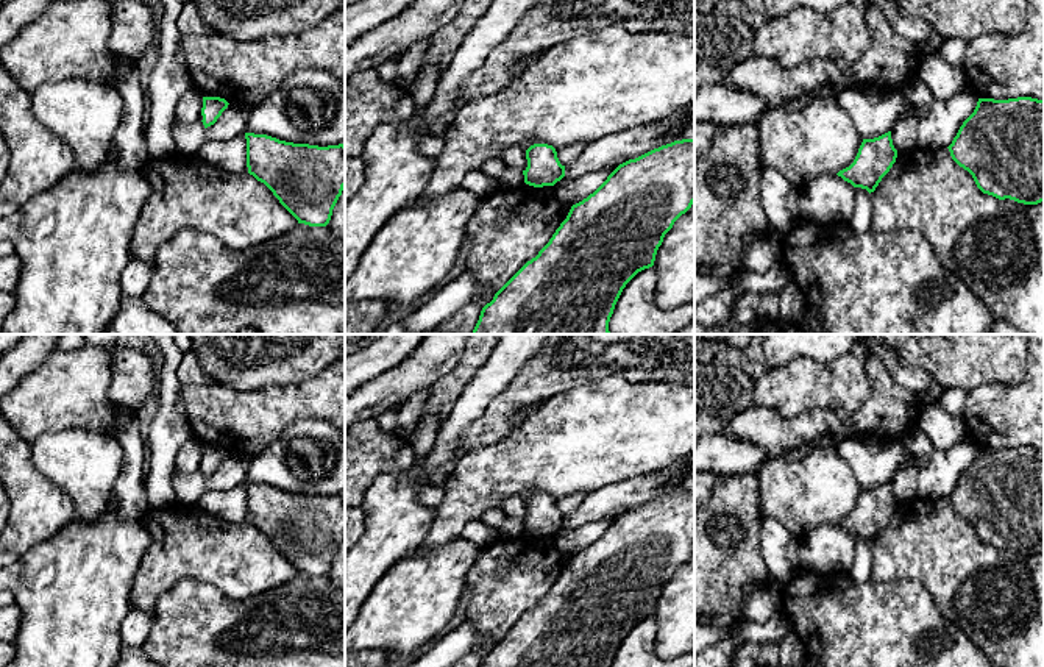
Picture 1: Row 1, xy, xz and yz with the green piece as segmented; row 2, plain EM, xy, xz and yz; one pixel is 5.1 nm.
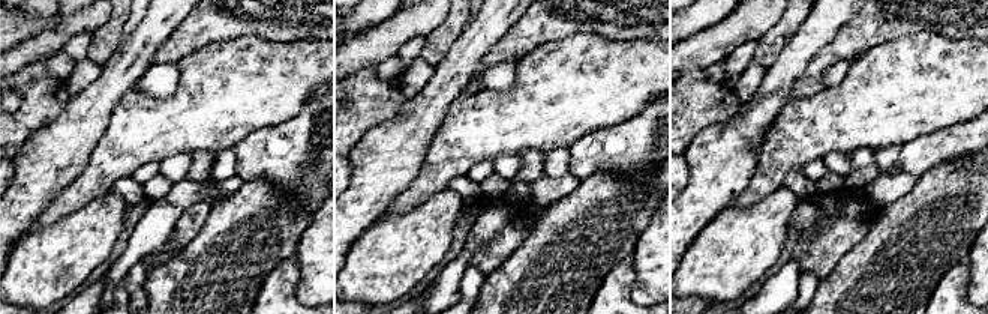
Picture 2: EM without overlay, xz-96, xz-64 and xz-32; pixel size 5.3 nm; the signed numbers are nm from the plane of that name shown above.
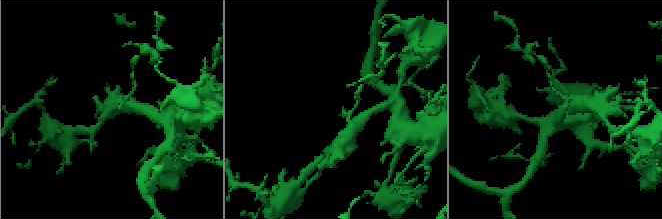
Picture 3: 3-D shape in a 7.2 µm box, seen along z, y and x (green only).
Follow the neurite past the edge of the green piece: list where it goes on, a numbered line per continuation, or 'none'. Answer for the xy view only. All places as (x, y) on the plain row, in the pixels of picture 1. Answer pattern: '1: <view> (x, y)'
none

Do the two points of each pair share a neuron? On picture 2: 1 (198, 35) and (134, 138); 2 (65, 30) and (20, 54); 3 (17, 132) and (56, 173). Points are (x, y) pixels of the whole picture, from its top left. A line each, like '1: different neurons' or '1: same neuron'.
1: different neurons
2: same neuron
3: different neurons

